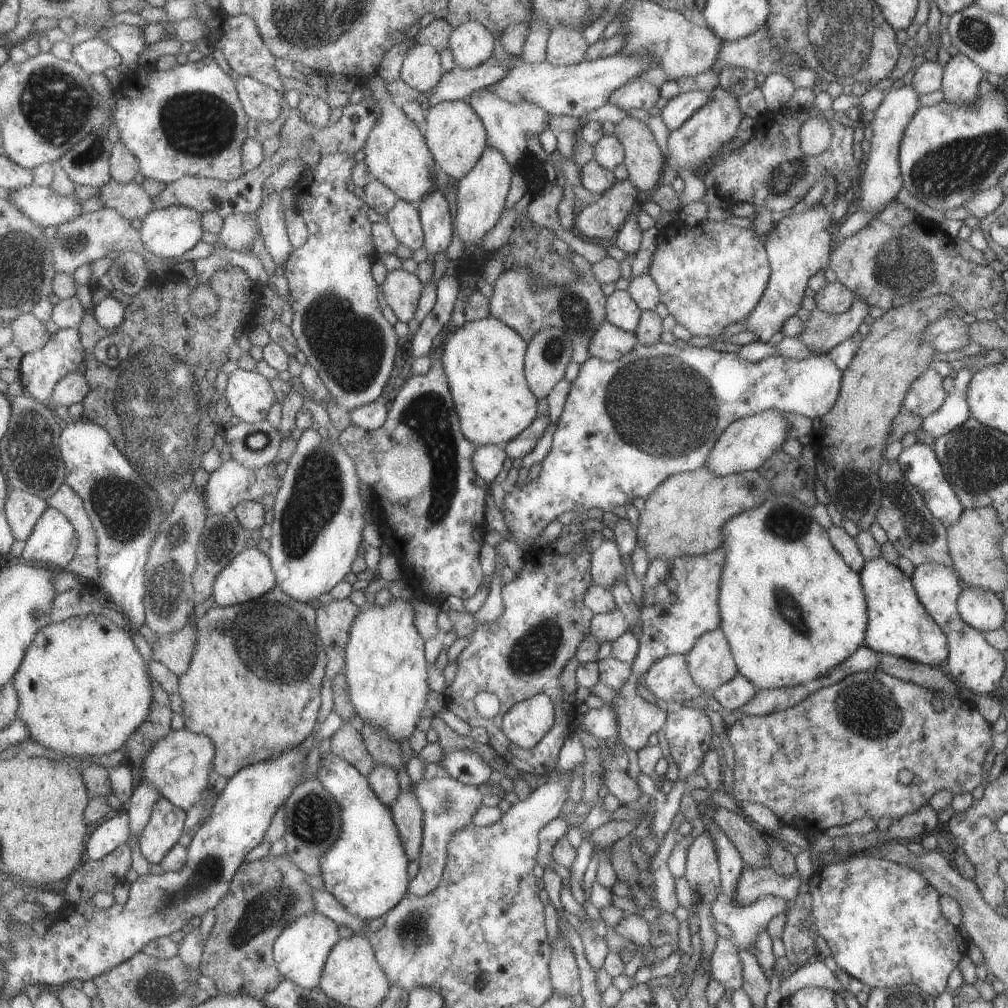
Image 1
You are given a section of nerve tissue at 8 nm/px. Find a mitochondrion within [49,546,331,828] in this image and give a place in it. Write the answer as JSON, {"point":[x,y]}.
{"point":[276,627]}

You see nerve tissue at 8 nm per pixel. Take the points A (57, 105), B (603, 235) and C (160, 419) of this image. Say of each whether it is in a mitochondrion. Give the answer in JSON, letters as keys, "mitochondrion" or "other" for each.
{"A":"mitochondrion","B":"other","C":"mitochondrion"}

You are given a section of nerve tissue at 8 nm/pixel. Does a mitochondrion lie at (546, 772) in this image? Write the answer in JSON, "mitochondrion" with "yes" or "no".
{"mitochondrion":"no"}

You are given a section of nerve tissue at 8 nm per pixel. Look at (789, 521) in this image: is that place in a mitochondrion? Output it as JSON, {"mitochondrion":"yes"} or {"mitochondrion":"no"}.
{"mitochondrion":"yes"}

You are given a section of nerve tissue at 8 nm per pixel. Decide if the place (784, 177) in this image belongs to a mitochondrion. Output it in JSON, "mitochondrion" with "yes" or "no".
{"mitochondrion":"yes"}

